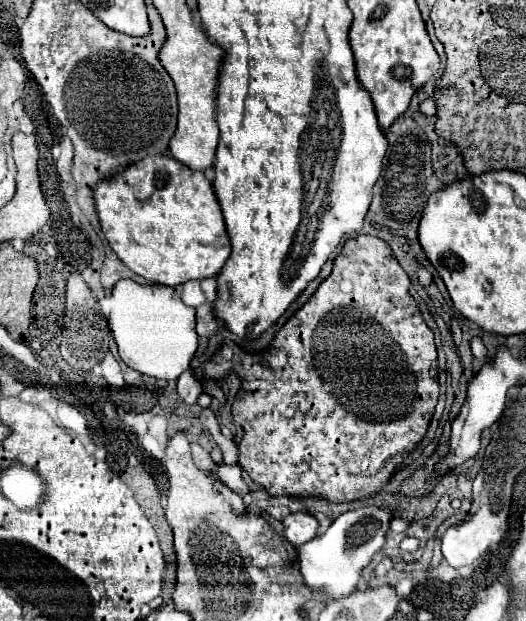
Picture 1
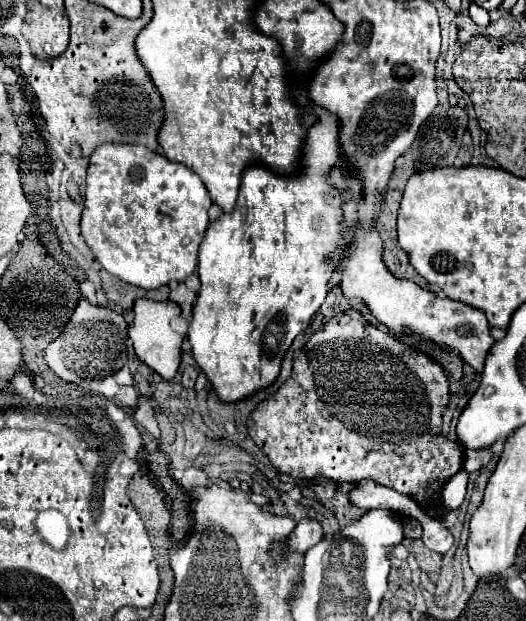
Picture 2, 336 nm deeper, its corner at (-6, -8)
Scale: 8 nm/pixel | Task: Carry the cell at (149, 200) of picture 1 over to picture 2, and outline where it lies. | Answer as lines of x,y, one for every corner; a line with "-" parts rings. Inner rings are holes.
103,144
99,146
93,154
91,154
91,162
89,162
89,168
87,168
87,194
85,194
85,208
83,208
83,216
81,216
81,234
85,238
85,242
89,244
89,248
93,250
93,254
97,256
97,260
101,262
101,266
121,278
123,282
129,282
133,286
139,286
139,288
145,288
145,290
151,290
151,288
159,288
159,286
165,286
169,282
183,282
185,278
189,278
195,268
197,268
197,252
199,252
199,246
203,242
203,236
205,236
205,230
209,226
209,216
207,216
207,210
211,206
211,198
209,198
209,192
207,188
201,184
199,176
195,176
195,172
191,172
189,168
185,168
183,164
179,162
169,162
165,156
161,154
155,154
151,150
147,150
145,146
131,146
131,144

